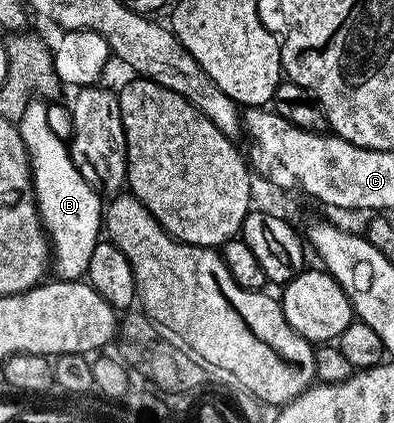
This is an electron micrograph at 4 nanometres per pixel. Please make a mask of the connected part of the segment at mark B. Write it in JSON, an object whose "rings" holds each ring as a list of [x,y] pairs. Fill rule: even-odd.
{"rings":[[[32,100],[16,126],[27,147],[36,205],[49,237],[53,274],[61,281],[77,281],[87,274],[90,257],[101,238],[104,203],[101,194],[94,192],[74,167],[69,146],[52,129],[46,105],[45,100]]]}

